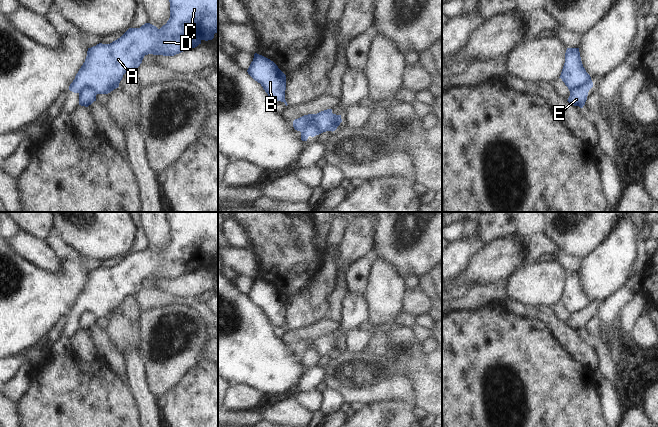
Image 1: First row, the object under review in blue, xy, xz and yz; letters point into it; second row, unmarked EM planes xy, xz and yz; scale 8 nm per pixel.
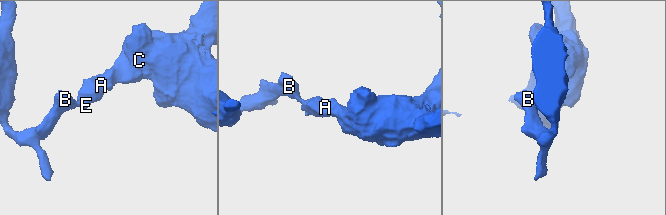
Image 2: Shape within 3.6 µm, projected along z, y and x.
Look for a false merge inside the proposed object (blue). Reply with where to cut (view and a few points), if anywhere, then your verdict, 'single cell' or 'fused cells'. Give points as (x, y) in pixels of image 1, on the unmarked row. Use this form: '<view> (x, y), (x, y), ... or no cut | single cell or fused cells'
xz (313, 347), (309, 346), (308, 353), (301, 356) | fused cells

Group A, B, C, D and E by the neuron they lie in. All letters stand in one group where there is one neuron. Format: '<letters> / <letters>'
A C D / B E

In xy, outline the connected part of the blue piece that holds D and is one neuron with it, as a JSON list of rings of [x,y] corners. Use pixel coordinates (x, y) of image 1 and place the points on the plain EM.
[[[165,212],[165,217],[170,226],[170,242],[167,247],[160,253],[150,247],[145,247],[140,252],[129,252],[120,262],[110,268],[99,267],[88,272],[85,286],[69,310],[70,315],[79,317],[89,312],[96,319],[108,318],[119,311],[126,296],[134,296],[140,290],[145,279],[174,280],[197,271],[202,264],[208,265],[214,262],[214,258],[218,257],[218,212]]]

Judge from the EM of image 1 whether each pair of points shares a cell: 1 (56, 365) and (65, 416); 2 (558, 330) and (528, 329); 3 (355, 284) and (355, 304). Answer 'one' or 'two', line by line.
1: one
2: two
3: two

